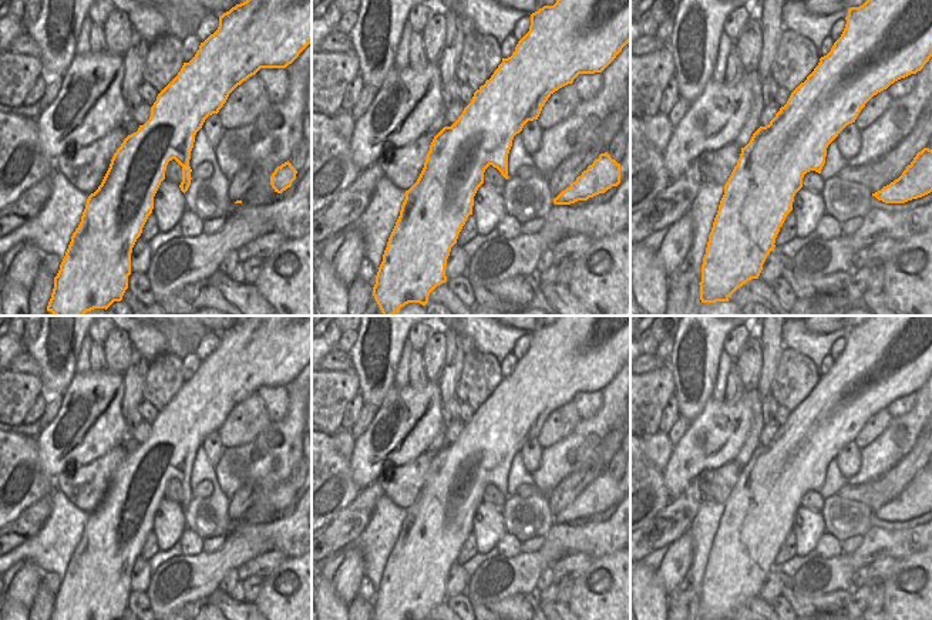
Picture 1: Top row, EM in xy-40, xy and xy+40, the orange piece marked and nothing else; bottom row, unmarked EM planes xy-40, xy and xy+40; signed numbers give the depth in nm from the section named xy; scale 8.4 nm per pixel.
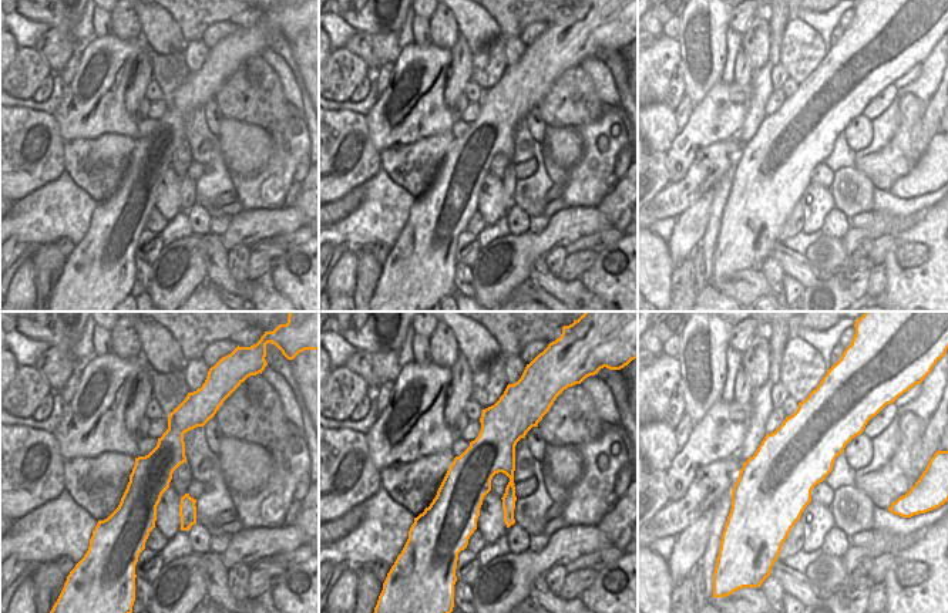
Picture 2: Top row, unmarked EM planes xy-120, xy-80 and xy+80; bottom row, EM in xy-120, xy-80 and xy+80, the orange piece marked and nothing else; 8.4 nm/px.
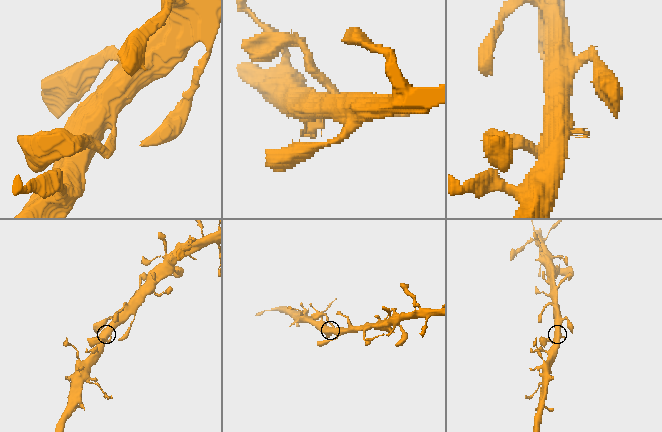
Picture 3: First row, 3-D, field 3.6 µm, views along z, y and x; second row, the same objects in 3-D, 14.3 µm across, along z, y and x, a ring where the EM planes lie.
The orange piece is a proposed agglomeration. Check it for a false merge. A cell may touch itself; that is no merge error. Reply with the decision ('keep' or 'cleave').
keep

